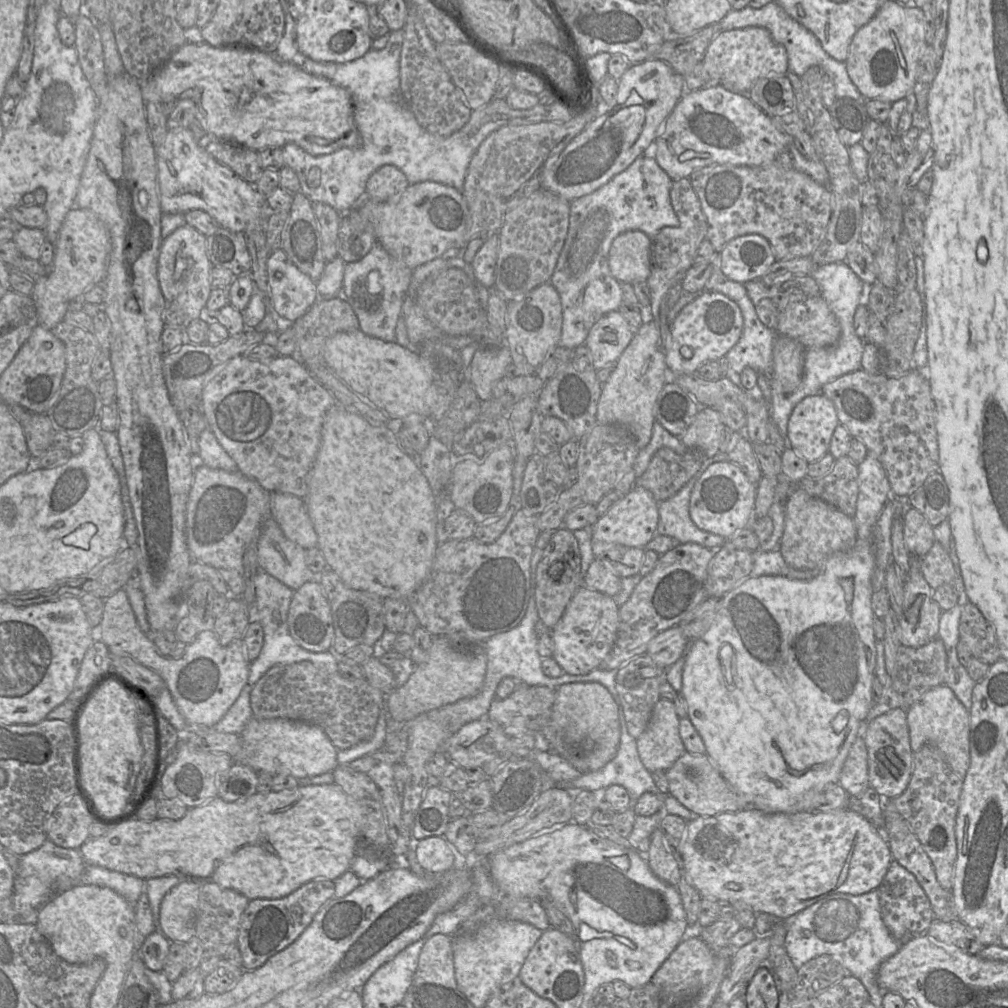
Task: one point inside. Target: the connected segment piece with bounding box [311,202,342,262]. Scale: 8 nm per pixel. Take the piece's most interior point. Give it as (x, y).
(328, 219)

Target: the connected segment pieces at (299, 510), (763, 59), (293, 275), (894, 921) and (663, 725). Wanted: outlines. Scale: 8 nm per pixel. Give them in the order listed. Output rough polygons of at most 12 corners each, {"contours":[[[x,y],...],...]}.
{"contours":[[[270,492],[271,517],[305,549],[318,535],[302,498]],[[763,27],[720,31],[703,65],[727,90],[748,94],[784,76],[783,45]],[[278,249],[267,260],[270,310],[285,323],[319,299]],[[893,860],[878,891],[900,945],[926,934],[934,913],[911,872]],[[660,698],[637,739],[649,772],[685,752],[674,703]]]}

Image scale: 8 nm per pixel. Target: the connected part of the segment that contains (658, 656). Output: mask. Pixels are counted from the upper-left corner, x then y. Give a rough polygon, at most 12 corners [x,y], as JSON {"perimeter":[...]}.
{"perimeter":[[677,625],[655,636],[646,654],[668,669],[689,640]]}

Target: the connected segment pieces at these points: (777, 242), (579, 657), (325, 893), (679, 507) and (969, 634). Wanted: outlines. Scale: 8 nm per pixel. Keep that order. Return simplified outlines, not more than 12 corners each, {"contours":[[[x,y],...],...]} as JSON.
{"contours":[[[775,161],[689,177],[720,252],[760,234],[778,260],[809,257],[828,186]],[[580,585],[551,629],[566,674],[600,667],[616,639],[613,597]],[[317,879],[283,898],[250,900],[237,944],[258,969],[334,897]],[[719,451],[675,495],[659,503],[656,534],[711,550],[725,538],[700,530],[689,513],[695,483]],[[971,602],[959,622],[960,642],[989,665],[1001,659],[993,626]]]}

